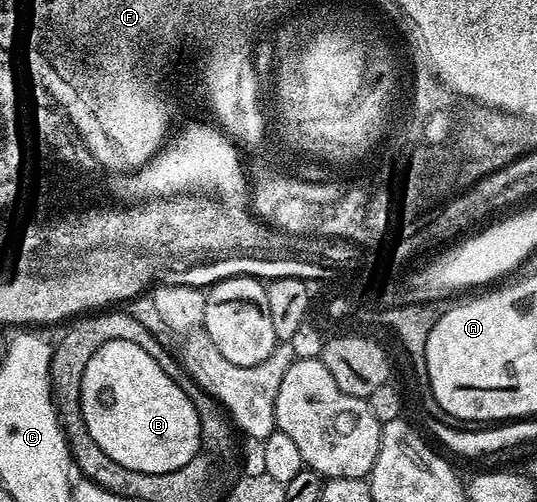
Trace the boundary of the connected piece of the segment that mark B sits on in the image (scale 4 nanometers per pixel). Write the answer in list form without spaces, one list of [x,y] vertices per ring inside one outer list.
[[[111,340],[104,342],[87,360],[87,368],[81,377],[81,411],[83,424],[87,424],[87,432],[91,432],[91,440],[115,460],[115,464],[123,464],[123,468],[141,466],[142,468],[168,468],[182,465],[187,452],[195,449],[195,405],[179,400],[179,392],[175,392],[176,384],[163,372],[162,368],[151,358],[139,344],[127,340]]]

